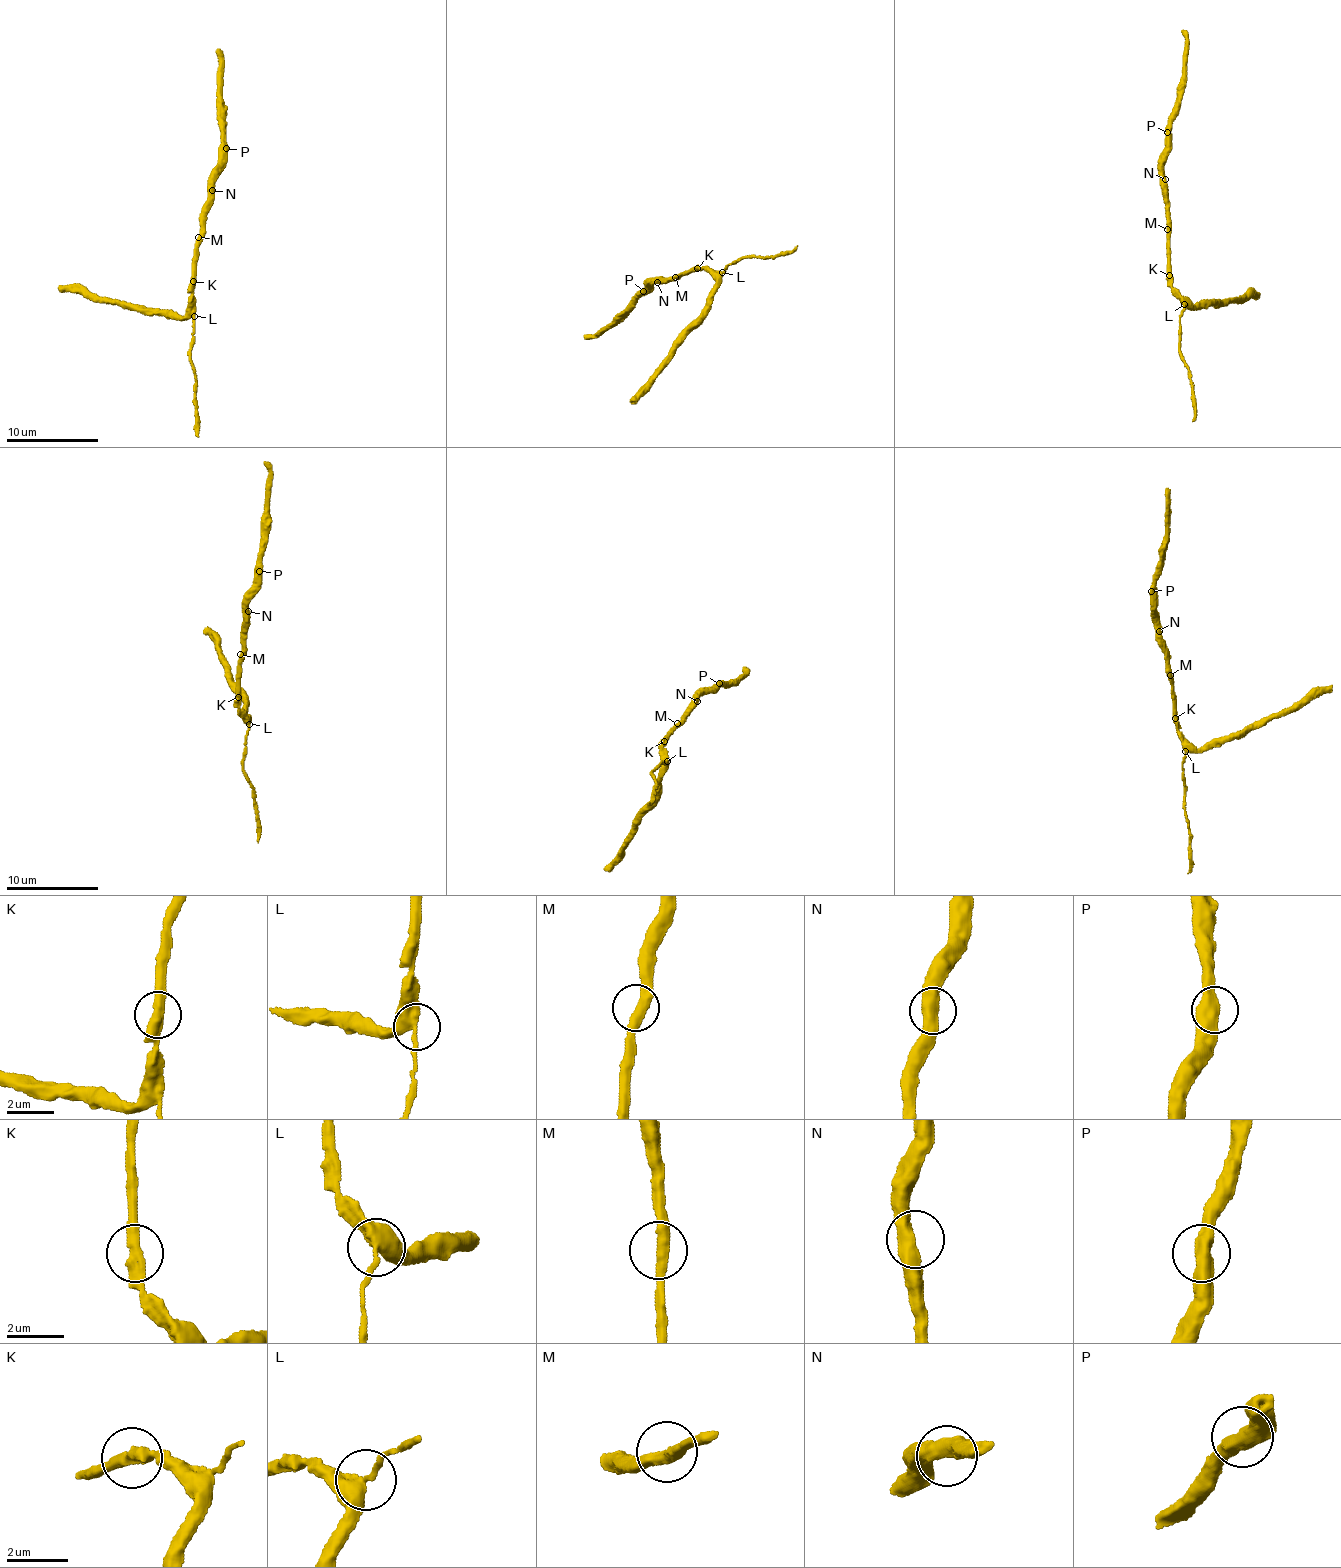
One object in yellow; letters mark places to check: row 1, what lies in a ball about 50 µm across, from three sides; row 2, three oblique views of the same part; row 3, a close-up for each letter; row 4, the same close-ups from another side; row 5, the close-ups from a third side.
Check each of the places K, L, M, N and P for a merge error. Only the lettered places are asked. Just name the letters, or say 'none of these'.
none of these

